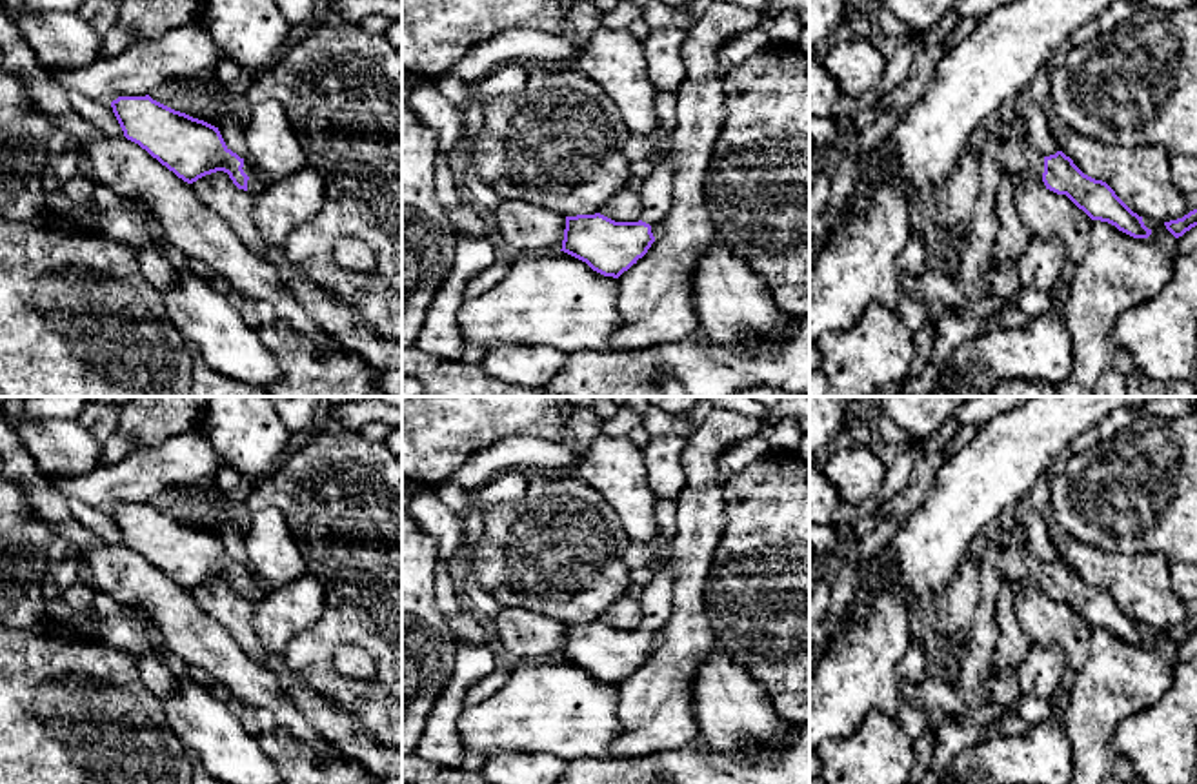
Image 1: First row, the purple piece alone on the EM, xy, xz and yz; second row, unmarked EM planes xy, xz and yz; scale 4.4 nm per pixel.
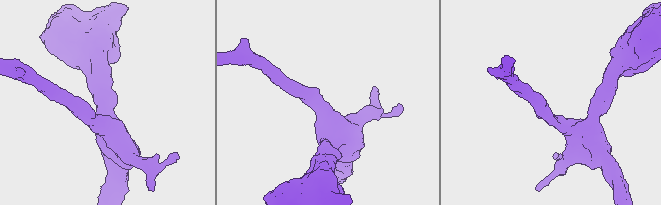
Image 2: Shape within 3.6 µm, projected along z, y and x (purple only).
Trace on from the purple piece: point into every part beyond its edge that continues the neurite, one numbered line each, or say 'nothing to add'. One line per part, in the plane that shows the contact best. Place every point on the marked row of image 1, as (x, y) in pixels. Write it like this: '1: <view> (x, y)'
1: xy (255, 186)

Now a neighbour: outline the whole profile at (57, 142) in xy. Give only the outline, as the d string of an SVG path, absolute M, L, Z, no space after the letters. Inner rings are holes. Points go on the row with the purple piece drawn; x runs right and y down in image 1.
M53 129L47 136L47 155L56 156L67 151L71 136L60 129Z

